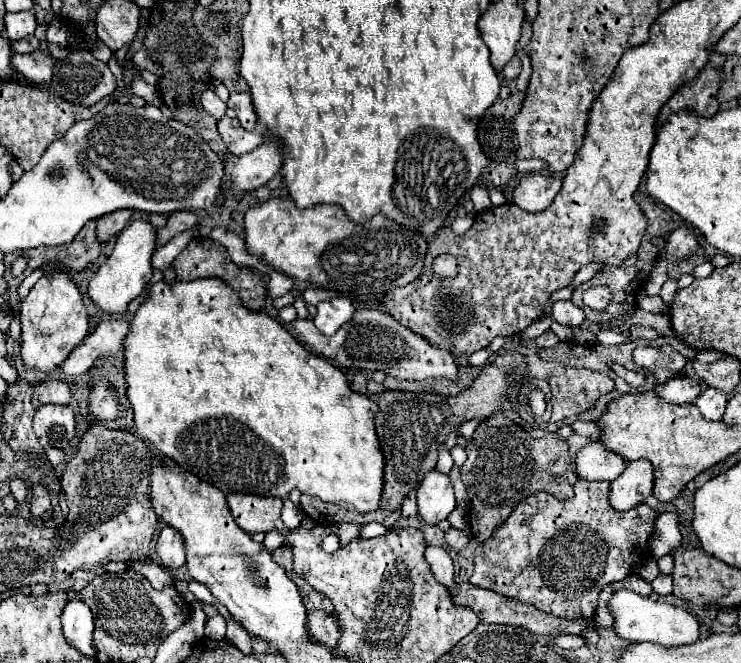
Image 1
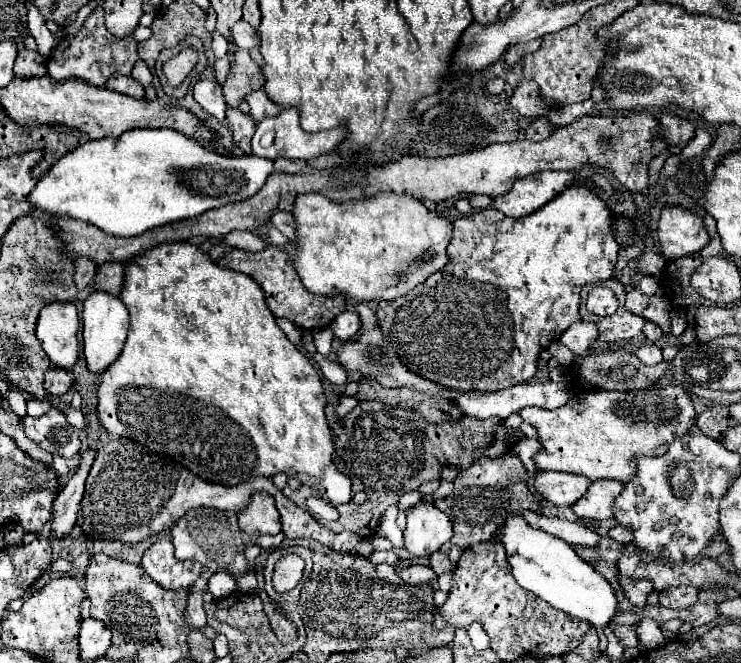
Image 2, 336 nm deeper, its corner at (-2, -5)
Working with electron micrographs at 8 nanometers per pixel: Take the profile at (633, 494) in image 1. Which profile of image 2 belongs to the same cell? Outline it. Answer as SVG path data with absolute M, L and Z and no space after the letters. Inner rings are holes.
M594 481L588 491L572 505L574 515L592 521L606 521L612 517L612 503L622 491L620 481Z

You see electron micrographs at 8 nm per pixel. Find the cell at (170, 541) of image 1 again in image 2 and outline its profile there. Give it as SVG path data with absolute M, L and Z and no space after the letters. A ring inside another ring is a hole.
M162 537L158 539L142 557L144 571L160 585L172 591L190 589L202 573L198 561L178 561L174 557L172 541Z

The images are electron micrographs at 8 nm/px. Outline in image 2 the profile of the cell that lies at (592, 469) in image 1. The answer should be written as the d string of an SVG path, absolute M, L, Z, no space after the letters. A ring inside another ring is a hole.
M538 471L534 475L534 489L552 505L572 505L578 501L590 481L580 475L566 475L566 473L556 473L556 471Z

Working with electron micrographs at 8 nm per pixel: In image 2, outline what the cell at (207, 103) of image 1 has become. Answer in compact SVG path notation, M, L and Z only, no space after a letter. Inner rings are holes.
M202 79L194 85L194 99L218 121L224 121L226 101L222 95L222 87L216 83L216 79Z

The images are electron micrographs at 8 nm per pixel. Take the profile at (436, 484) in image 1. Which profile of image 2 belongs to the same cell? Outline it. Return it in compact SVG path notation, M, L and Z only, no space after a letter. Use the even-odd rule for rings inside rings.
M416 505L408 511L404 529L404 549L412 557L424 557L438 551L452 539L452 523L446 513L434 505Z

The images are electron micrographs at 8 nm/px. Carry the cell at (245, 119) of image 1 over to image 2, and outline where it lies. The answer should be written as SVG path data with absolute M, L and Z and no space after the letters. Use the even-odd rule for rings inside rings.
M264 89L252 91L246 99L250 103L250 115L254 117L254 121L260 121L264 117L274 117L280 113L280 107L276 103L272 103L272 99L266 95Z

